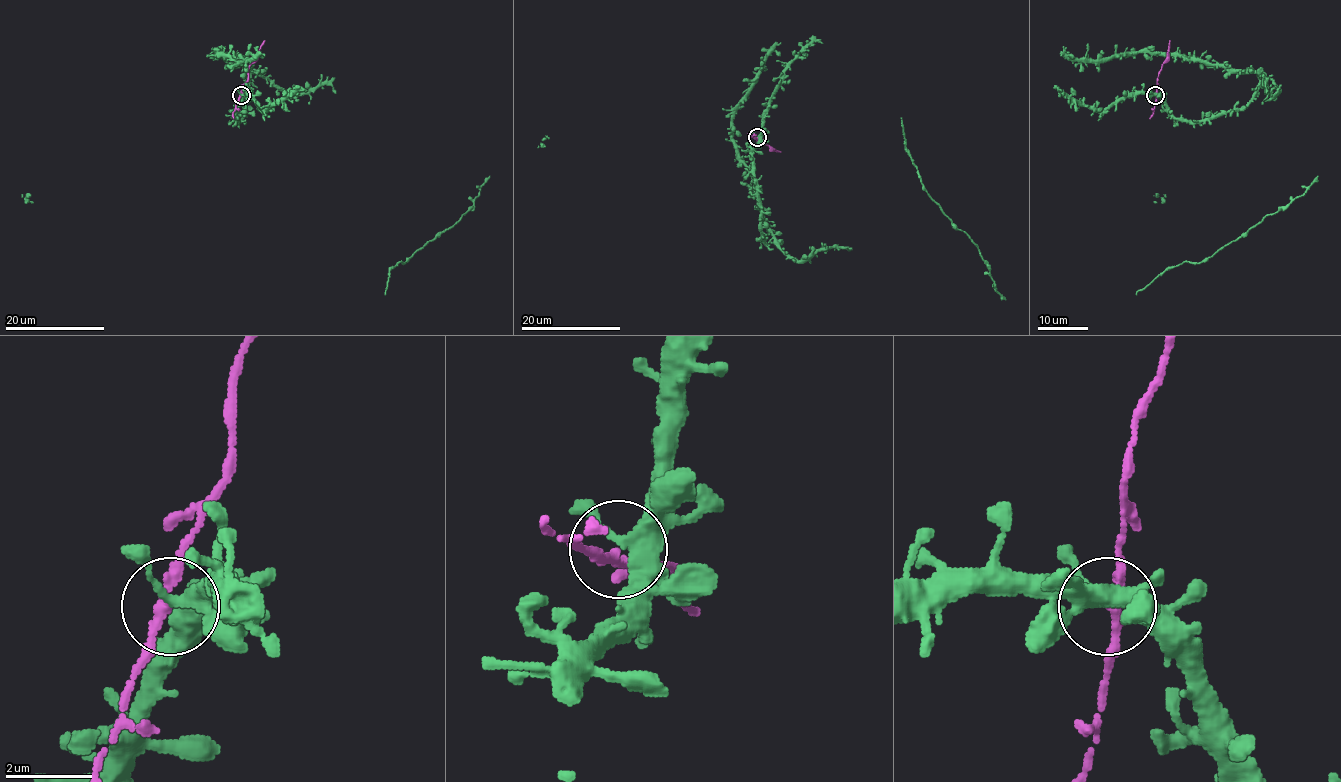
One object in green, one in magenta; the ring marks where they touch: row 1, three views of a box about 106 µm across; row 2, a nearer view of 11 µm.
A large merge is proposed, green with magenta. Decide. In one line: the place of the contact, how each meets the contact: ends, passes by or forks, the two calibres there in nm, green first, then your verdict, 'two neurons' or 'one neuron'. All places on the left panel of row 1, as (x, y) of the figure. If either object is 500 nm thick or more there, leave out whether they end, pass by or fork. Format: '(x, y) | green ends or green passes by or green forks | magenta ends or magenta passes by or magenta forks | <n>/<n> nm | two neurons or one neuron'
(241, 95) | green forks | magenta passes by | 320/190 nm | two neurons

